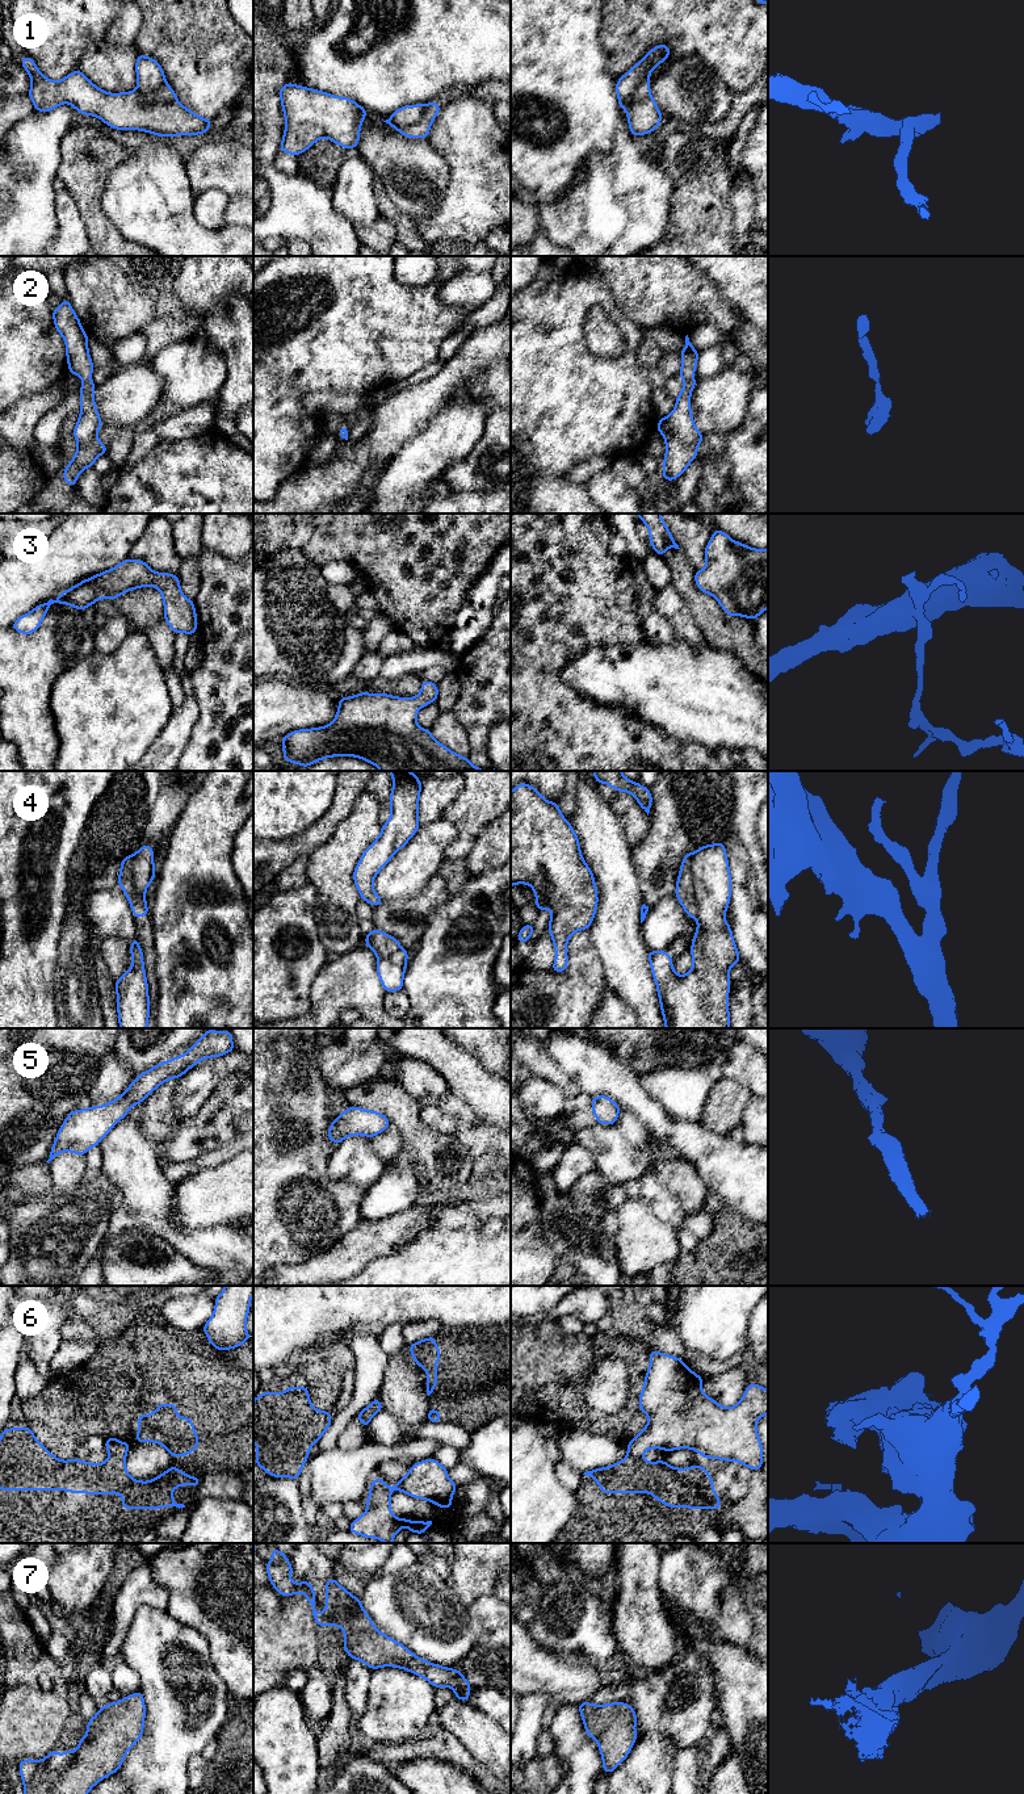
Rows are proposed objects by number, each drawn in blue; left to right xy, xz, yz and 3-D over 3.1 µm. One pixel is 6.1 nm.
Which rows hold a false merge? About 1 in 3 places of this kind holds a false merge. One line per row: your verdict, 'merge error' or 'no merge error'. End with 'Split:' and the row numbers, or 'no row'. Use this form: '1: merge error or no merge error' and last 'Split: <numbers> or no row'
1: merge error
2: no merge error
3: no merge error
4: merge error
5: no merge error
6: merge error
7: no merge error
Split: 1, 4, 6

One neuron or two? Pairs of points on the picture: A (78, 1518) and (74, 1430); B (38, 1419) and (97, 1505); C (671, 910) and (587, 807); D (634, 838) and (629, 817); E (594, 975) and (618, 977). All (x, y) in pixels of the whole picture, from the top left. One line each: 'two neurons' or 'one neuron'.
A: one neuron
B: one neuron
C: two neurons
D: one neuron
E: two neurons

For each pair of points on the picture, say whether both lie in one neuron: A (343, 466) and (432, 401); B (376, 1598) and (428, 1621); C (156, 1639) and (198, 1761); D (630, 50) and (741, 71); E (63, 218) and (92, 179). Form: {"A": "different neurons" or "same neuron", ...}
{"A": "same neuron", "B": "same neuron", "C": "different neurons", "D": "same neuron", "E": "different neurons"}

